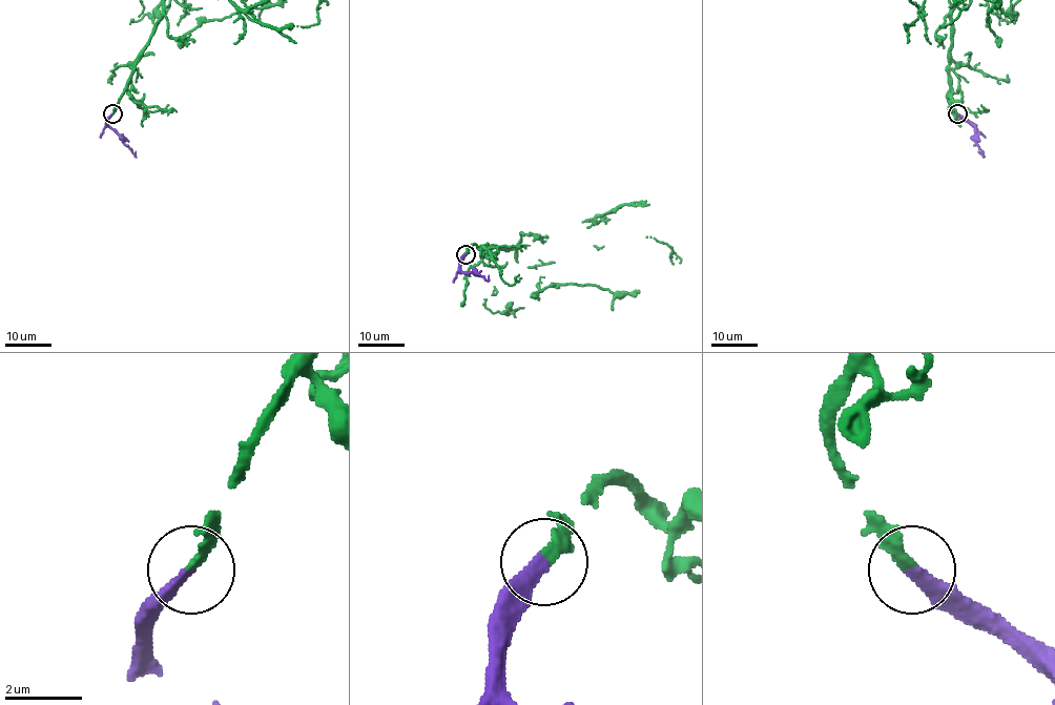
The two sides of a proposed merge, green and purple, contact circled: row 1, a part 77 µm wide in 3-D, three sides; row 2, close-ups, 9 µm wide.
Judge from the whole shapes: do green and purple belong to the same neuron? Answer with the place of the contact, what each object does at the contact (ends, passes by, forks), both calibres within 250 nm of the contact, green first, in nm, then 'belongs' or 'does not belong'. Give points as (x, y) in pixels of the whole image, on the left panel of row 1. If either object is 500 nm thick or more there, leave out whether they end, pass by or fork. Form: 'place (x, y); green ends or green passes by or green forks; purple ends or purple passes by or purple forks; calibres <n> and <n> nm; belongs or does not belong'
place (112, 113); green ends; purple ends; calibres 280 and 320 nm; belongs

